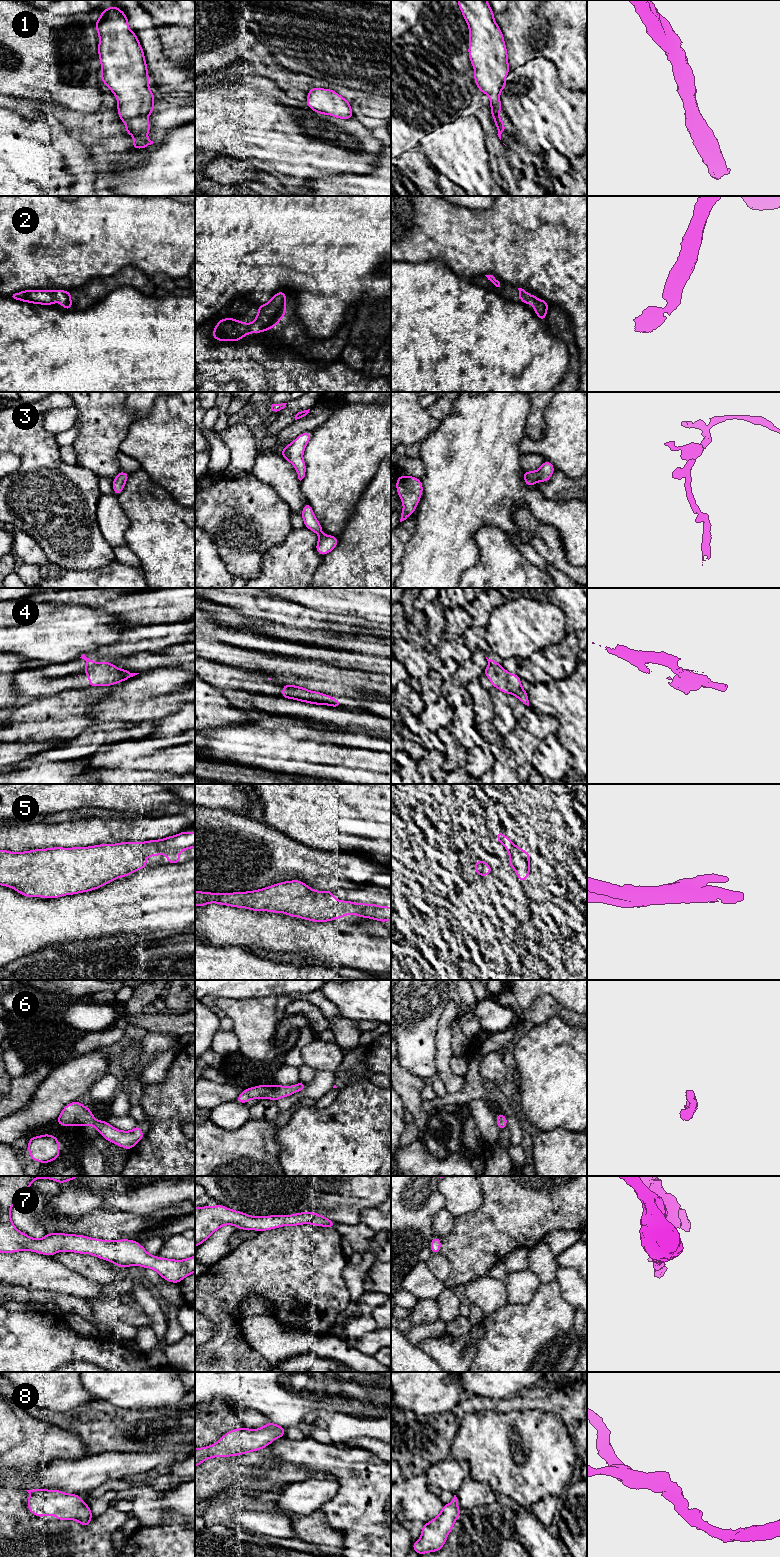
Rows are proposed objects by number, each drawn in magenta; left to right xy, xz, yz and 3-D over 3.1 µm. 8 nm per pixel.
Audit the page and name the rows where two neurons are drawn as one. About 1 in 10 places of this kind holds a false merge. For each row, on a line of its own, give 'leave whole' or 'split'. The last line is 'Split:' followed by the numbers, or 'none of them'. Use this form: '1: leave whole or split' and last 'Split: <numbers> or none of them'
1: leave whole
2: leave whole
3: leave whole
4: split
5: leave whole
6: leave whole
7: leave whole
8: leave whole
Split: 4

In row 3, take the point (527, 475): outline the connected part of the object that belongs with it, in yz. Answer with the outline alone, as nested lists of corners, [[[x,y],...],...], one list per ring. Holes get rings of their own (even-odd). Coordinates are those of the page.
[[[546,460],[536,471],[523,471],[523,478],[528,487],[534,486],[537,482],[548,482],[555,471],[553,464]]]

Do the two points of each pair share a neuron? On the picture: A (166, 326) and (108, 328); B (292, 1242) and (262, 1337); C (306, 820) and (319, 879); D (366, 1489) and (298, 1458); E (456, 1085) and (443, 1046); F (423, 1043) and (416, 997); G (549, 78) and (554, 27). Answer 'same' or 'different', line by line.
A: same
B: different
C: different
D: same
E: same
F: same
G: different

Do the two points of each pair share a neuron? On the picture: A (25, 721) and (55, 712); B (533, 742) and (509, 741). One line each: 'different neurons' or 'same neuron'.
A: same neuron
B: same neuron

